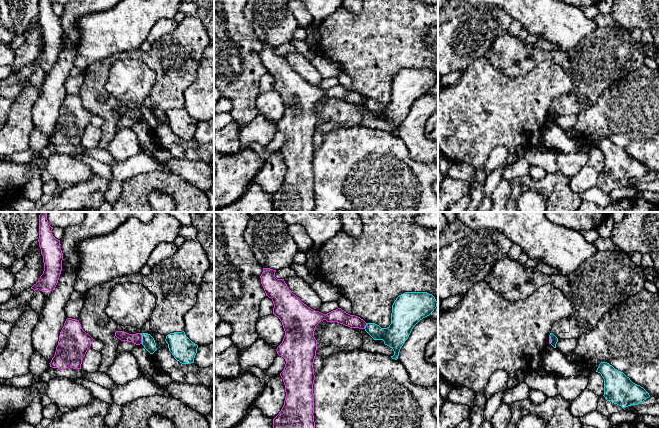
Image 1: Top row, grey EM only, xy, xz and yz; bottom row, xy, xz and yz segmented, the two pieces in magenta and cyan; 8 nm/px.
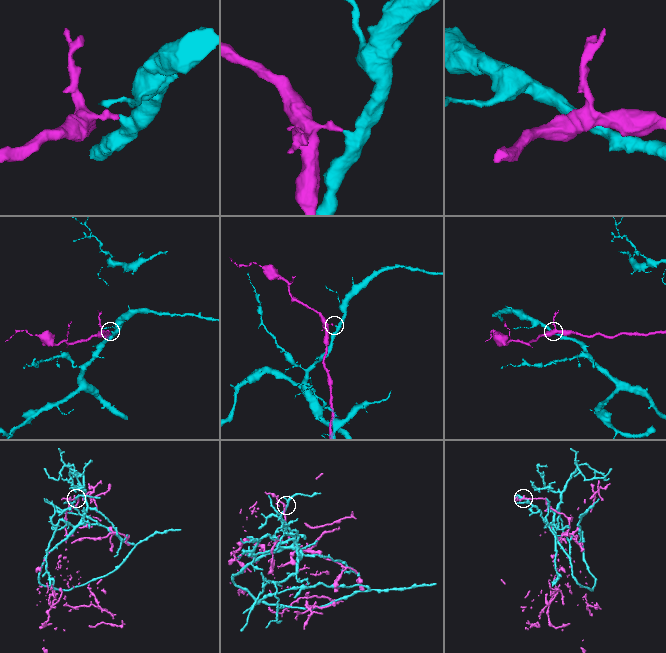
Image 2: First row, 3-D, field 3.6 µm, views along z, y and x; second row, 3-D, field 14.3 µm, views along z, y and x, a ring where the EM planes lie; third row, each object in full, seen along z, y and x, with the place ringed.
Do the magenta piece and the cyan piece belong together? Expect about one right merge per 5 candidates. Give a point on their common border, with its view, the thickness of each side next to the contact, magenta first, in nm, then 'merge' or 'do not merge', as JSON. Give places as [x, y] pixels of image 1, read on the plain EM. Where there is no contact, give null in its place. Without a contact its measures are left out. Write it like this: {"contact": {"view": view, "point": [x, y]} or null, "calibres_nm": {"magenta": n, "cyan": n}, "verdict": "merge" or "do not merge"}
{"contact": {"view": "xy", "point": [141, 114]}, "calibres_nm": {"magenta": 80, "cyan": 100}, "verdict": "do not merge"}

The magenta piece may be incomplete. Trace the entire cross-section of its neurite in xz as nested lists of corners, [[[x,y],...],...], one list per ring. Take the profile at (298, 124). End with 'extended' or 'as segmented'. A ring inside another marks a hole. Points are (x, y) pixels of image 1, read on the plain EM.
[[[263,44],[260,52],[266,72],[273,77],[273,90],[280,95],[285,107],[276,127],[286,137],[280,149],[286,173],[281,187],[273,195],[274,212],[313,212],[315,104],[323,96],[359,105],[364,105],[367,99],[341,84],[327,90],[311,85],[292,69],[284,55],[275,53],[275,48]]]; as segmented

